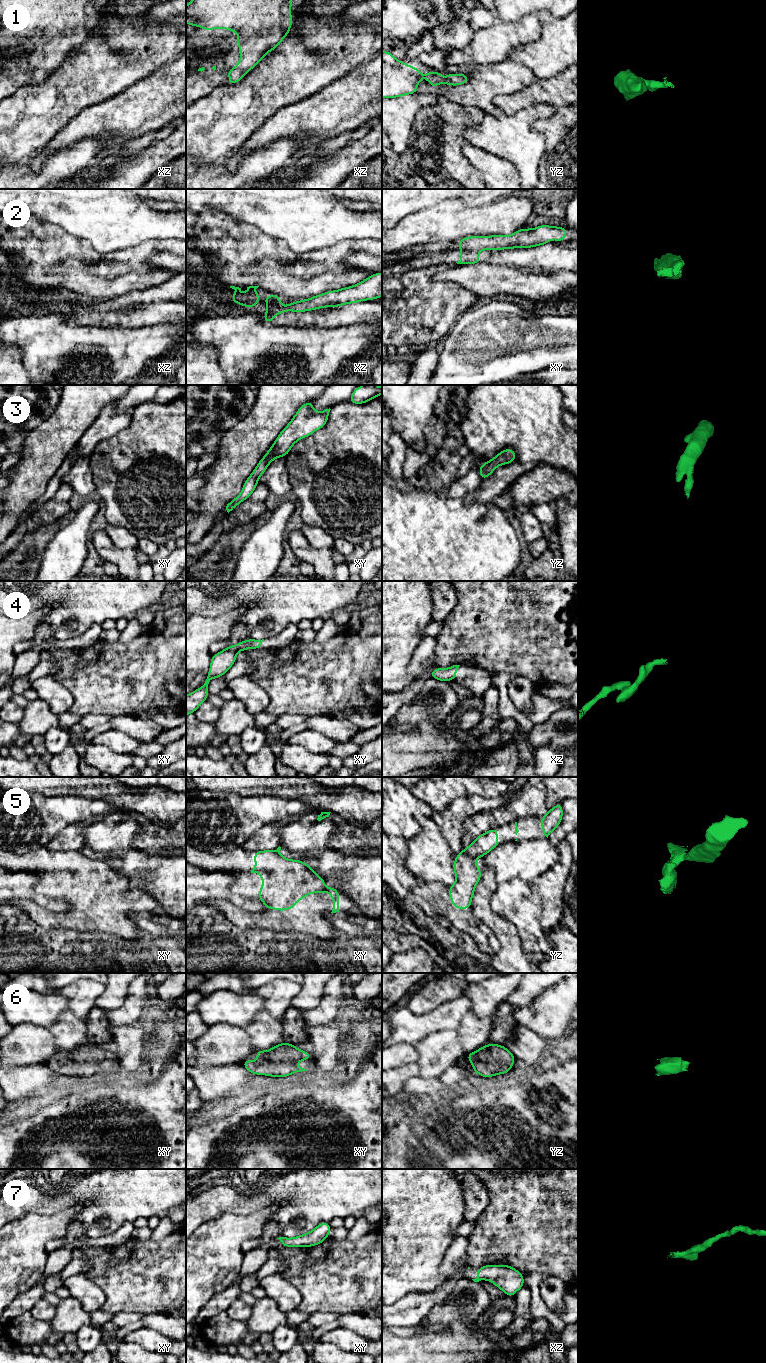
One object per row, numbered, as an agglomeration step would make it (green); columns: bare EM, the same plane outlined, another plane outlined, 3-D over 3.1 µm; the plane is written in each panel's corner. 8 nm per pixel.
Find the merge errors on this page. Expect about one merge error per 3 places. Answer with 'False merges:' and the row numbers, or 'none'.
False merges: 2, 5

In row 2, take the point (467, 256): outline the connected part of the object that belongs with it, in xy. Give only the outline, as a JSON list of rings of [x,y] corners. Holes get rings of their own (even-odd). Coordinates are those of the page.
[[[462,250],[460,260],[457,264],[477,264],[480,262],[480,255],[475,253],[475,250]]]

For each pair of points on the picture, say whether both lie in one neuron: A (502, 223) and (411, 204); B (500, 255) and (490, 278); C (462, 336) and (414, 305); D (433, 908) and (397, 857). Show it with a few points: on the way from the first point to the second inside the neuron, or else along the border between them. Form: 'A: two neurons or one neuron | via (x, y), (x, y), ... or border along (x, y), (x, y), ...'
A: two neurons | border along (449, 199), (405, 216)
B: two neurons | border along (481, 262), (511, 265), (519, 269)
C: two neurons | border along (466, 310), (458, 317), (443, 337)
D: two neurons | border along (416, 884), (411, 893)

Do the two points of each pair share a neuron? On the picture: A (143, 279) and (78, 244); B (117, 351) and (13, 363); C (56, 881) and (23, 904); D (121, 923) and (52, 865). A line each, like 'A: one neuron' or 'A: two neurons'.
A: one neuron
B: two neurons
C: one neuron
D: one neuron

